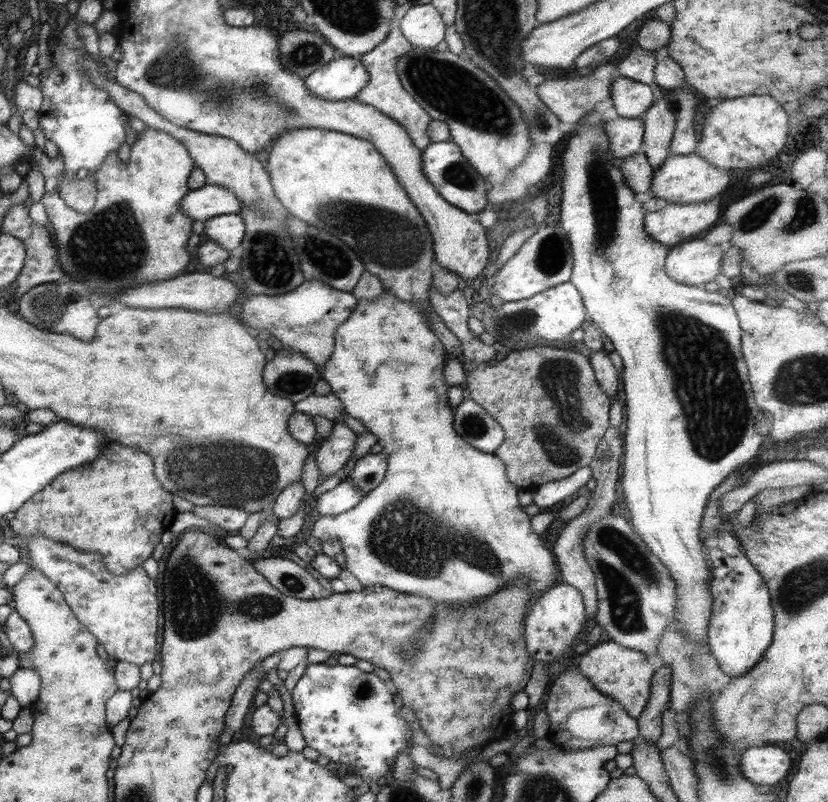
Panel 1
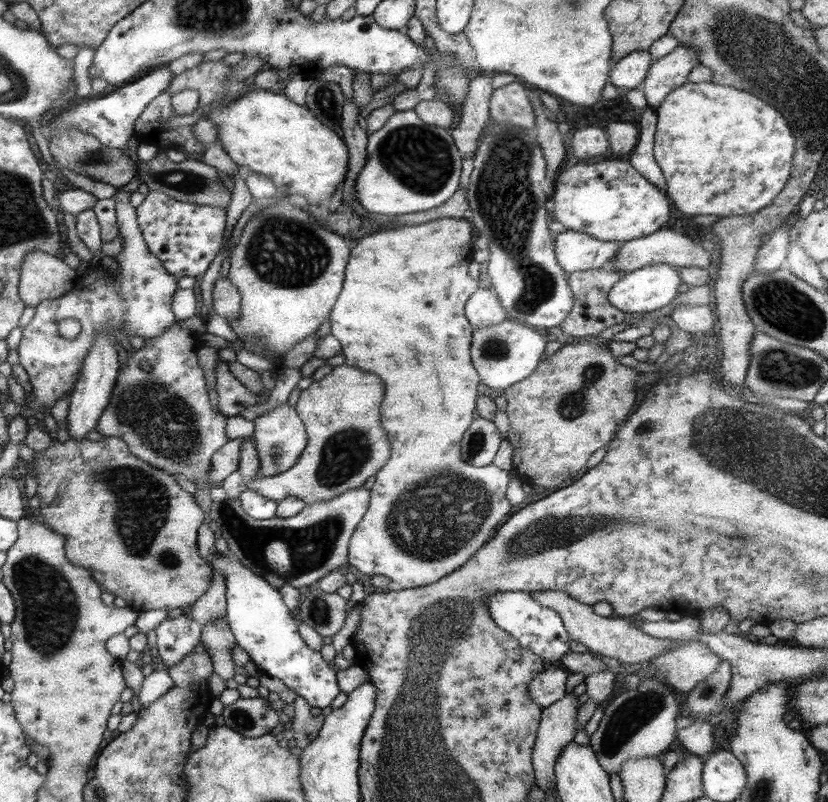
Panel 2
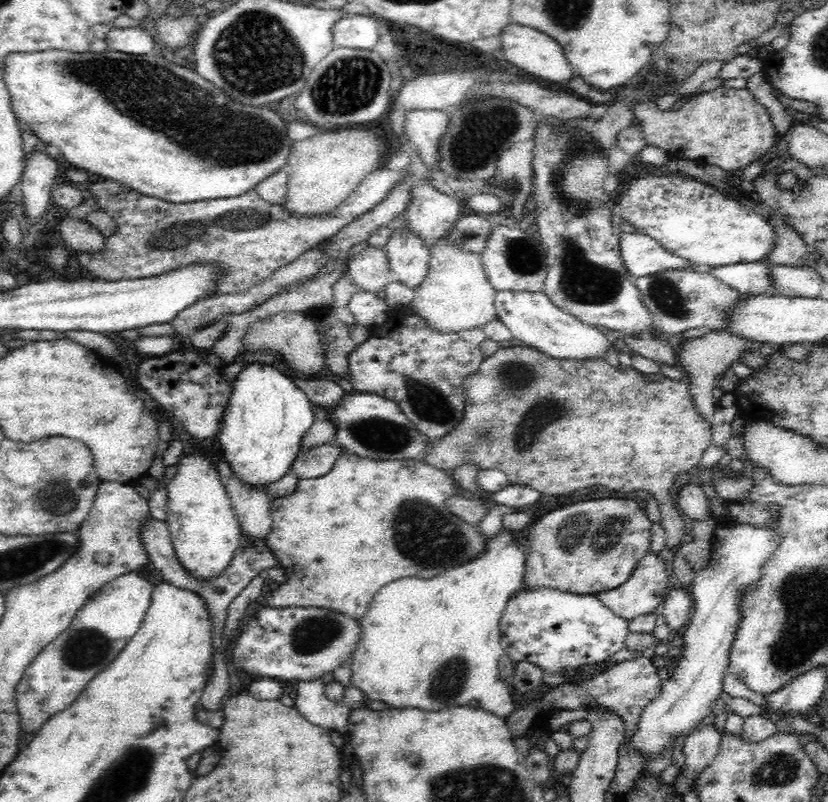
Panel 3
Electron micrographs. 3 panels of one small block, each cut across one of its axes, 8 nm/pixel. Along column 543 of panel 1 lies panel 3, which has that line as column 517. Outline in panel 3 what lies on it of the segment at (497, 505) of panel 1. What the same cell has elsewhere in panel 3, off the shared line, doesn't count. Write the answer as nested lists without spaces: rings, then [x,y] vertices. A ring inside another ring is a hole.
[[[506,533],[495,535],[487,538],[487,552],[479,556],[477,560],[470,562],[468,565],[460,566],[456,569],[446,570],[446,572],[432,578],[432,580],[418,580],[418,578],[404,578],[398,582],[392,582],[388,586],[384,586],[384,590],[380,590],[380,594],[376,594],[374,602],[368,608],[369,612],[366,617],[361,620],[363,628],[363,638],[354,652],[351,661],[350,685],[353,685],[366,697],[366,699],[375,700],[387,704],[391,709],[397,708],[416,708],[420,710],[428,710],[428,712],[438,712],[438,710],[446,710],[452,707],[468,706],[472,700],[478,701],[478,707],[489,713],[496,714],[499,717],[508,717],[516,706],[517,698],[510,688],[510,681],[500,677],[498,670],[499,660],[504,653],[503,646],[500,644],[500,618],[502,610],[513,594],[523,588],[523,577],[525,573],[526,549],[512,542],[512,537]]]

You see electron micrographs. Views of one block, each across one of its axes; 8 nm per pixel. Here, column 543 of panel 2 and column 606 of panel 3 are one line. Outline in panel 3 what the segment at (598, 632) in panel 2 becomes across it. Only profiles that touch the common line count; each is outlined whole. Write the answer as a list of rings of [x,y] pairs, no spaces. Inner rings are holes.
[[[649,552],[623,586],[600,592],[595,598],[602,602],[602,605],[607,606],[616,617],[628,622],[643,615],[653,614],[665,600],[670,583],[664,562],[659,557],[650,555]]]

